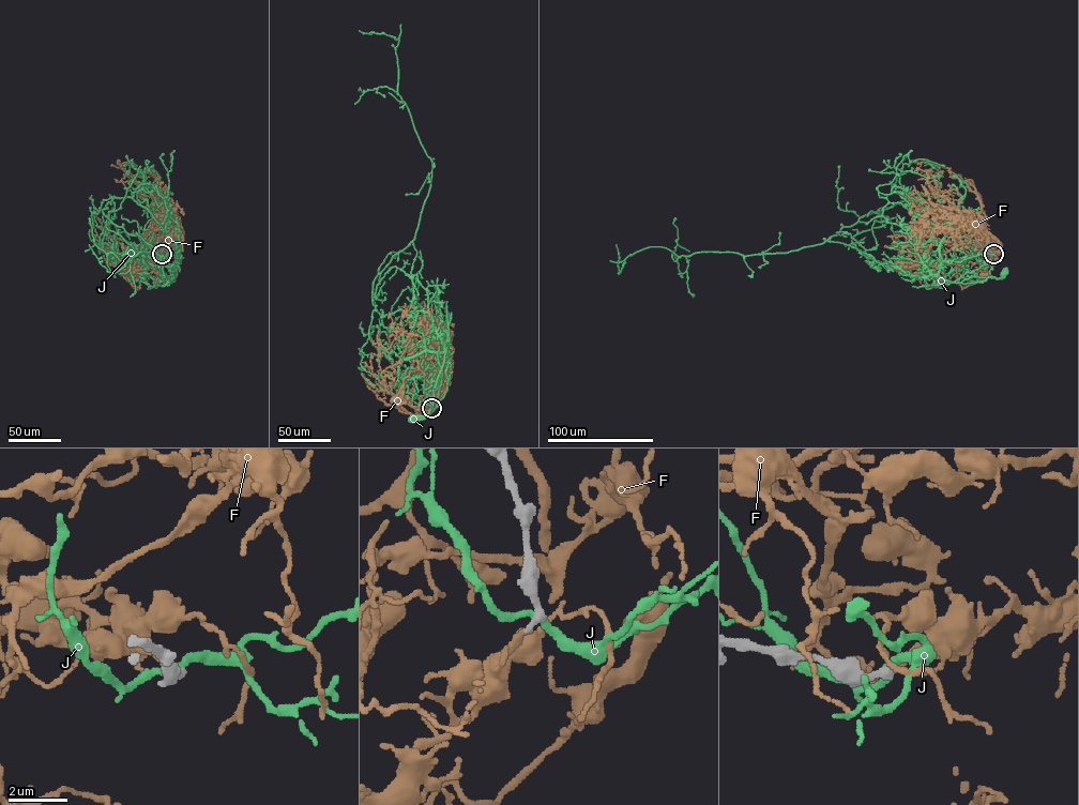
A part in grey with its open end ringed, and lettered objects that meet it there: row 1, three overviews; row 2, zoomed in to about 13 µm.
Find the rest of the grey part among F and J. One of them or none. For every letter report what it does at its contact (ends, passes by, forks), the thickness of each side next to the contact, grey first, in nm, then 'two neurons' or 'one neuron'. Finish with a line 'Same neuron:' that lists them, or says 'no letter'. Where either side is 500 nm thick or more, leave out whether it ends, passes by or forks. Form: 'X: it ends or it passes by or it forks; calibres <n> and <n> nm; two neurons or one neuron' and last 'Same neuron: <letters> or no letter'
F: it ends; calibres 280 and 200 nm; two neurons
J: it passes by; calibres 320 and 240 nm; two neurons
Same neuron: no letter

